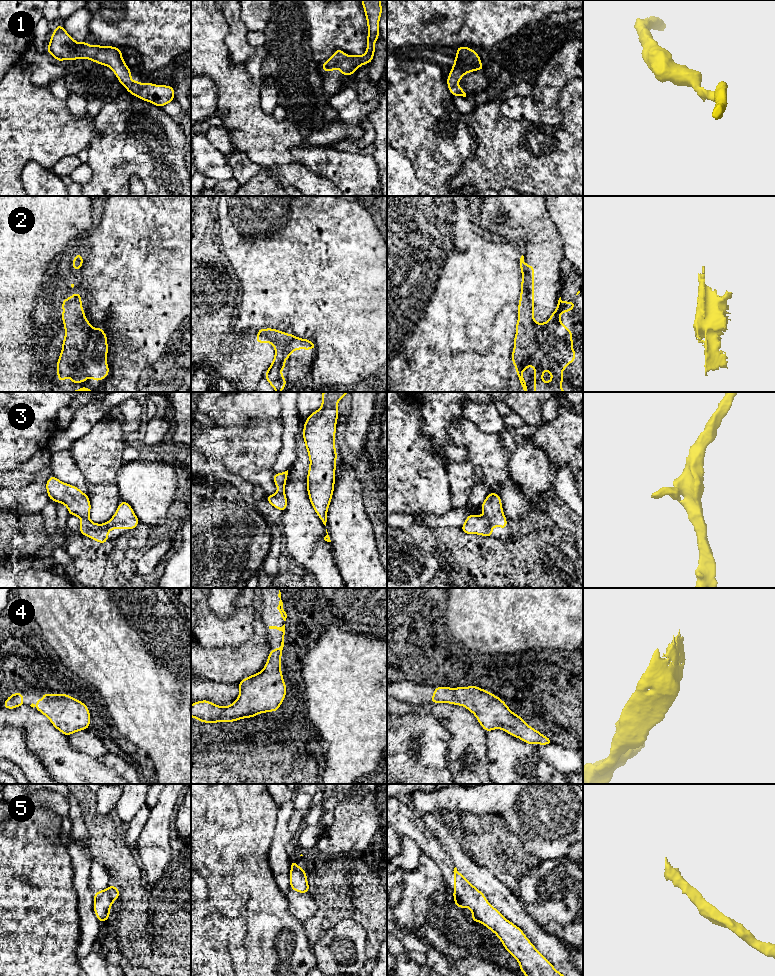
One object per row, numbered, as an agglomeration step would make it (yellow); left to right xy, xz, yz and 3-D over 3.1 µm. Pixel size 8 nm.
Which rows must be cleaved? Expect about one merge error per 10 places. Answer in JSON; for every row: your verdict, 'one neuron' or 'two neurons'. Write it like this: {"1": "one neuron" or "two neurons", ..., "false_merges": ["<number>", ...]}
{"1": "one neuron", "2": "one neuron", "3": "one neuron", "4": "one neuron", "5": "one neuron", "false_merges": []}

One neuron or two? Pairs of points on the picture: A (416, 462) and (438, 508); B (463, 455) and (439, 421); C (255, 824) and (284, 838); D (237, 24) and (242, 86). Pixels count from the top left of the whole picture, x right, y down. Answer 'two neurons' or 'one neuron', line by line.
A: one neuron
B: one neuron
C: two neurons
D: two neurons

